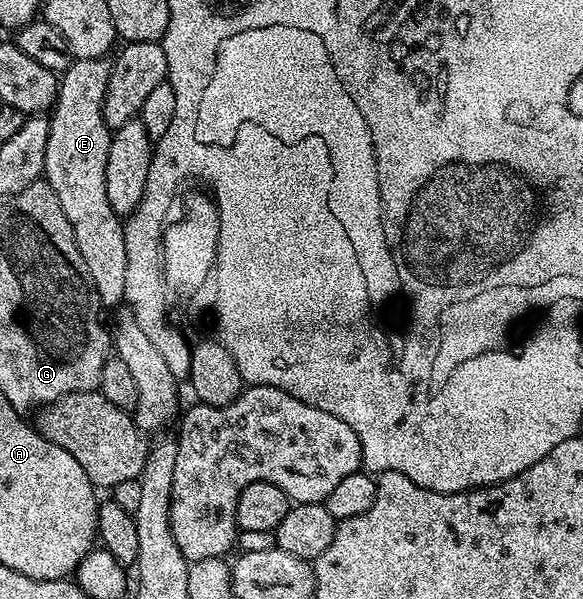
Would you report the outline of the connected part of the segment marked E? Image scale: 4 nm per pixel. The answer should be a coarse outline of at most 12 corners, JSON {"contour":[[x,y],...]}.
{"contour":[[72,59],[43,167],[104,309],[124,303],[124,221],[105,194],[112,61]]}

